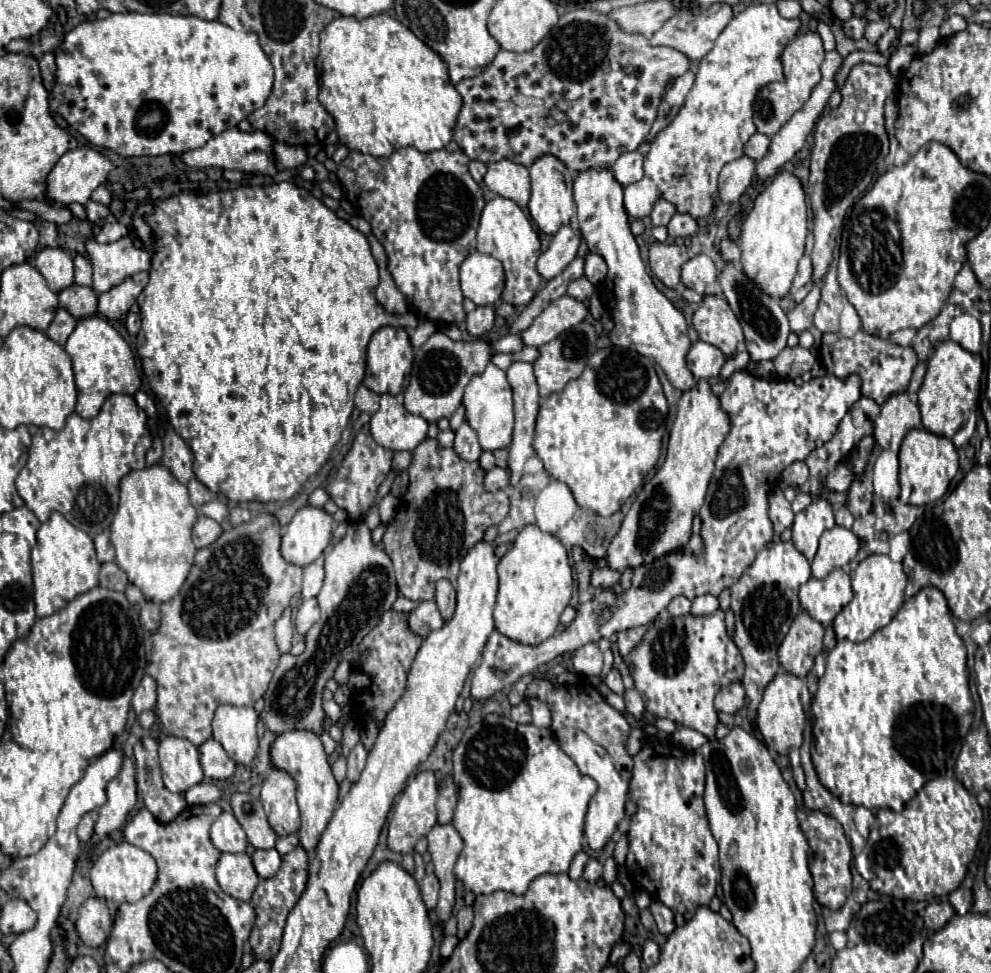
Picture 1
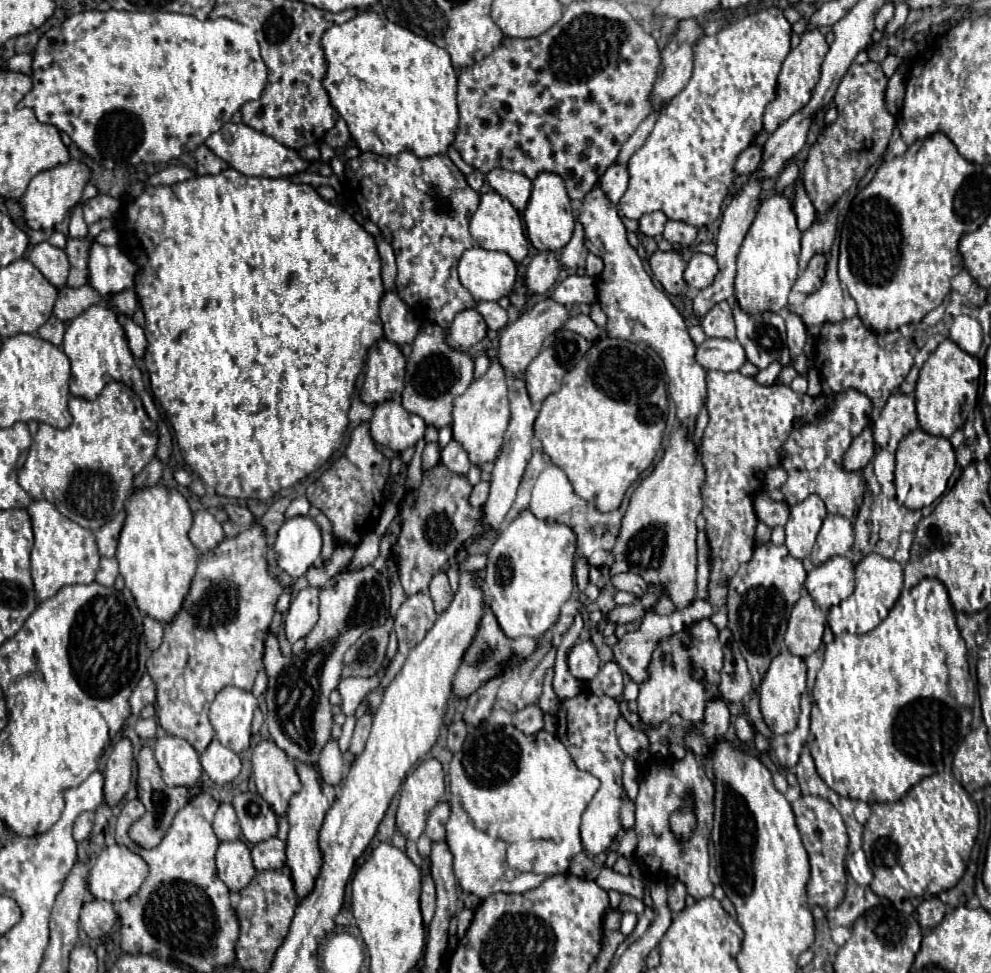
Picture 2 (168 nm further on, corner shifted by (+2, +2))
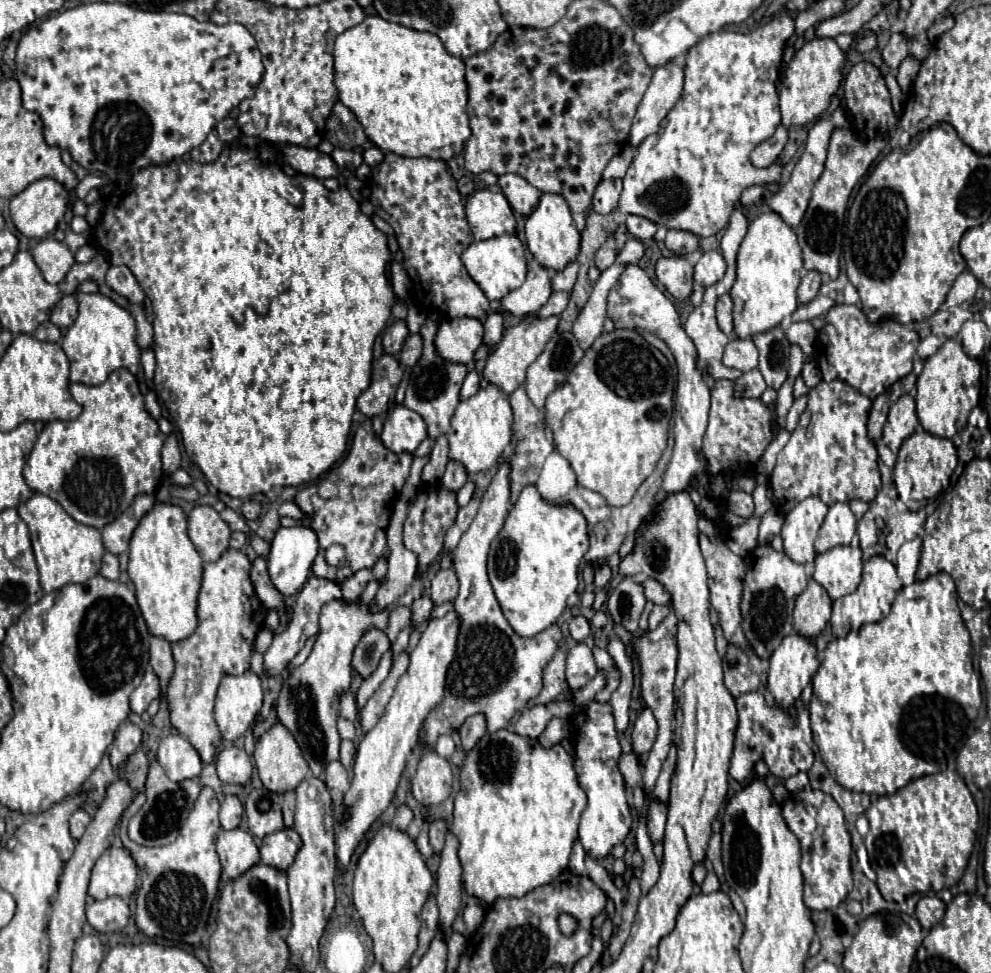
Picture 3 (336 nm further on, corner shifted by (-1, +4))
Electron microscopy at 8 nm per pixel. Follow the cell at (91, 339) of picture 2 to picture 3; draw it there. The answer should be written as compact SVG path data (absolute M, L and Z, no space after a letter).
M76 292L74 296L78 302L78 318L62 338L62 350L70 360L70 382L98 386L118 368L128 368L136 374L140 368L140 348L136 344L136 322L132 314L102 292Z

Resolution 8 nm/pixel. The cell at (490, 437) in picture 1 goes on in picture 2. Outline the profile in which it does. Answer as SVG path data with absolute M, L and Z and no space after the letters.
M493 358L489 370L481 378L473 380L471 386L465 390L465 394L453 400L453 438L461 442L461 446L467 450L471 464L481 466L497 458L503 444L503 434L509 424L507 392L509 388L505 382L503 366L499 364L497 358Z

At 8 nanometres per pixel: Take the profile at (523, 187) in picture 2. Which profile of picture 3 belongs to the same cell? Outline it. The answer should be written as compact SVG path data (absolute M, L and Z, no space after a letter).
M504 174L498 178L498 186L502 188L506 200L514 208L514 212L520 212L522 216L530 216L534 208L538 206L538 200L542 192L528 184L522 176L518 174Z

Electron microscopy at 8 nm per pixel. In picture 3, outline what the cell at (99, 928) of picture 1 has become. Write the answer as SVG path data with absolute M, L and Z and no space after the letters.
M112 896L100 902L90 902L86 906L86 918L96 932L116 932L122 930L130 920L130 908L120 896Z

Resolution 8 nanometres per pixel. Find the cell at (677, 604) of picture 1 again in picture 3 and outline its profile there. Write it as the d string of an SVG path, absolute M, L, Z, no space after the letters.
M654 606L654 610L650 612L650 618L648 618L648 630L654 630L666 616L668 616L668 612L670 612L670 608L668 606Z

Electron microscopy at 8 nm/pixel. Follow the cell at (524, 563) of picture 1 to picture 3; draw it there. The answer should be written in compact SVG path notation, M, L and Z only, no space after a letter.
M526 486L518 500L508 510L508 516L504 520L502 530L492 540L492 548L488 554L488 576L490 584L494 588L494 594L500 602L500 608L514 628L518 636L536 636L542 630L546 630L550 624L556 622L556 618L564 612L566 600L570 594L578 588L578 566L582 556L588 552L590 540L588 540L588 524L580 510L576 510L572 504L550 504L540 498L540 492L536 486Z

